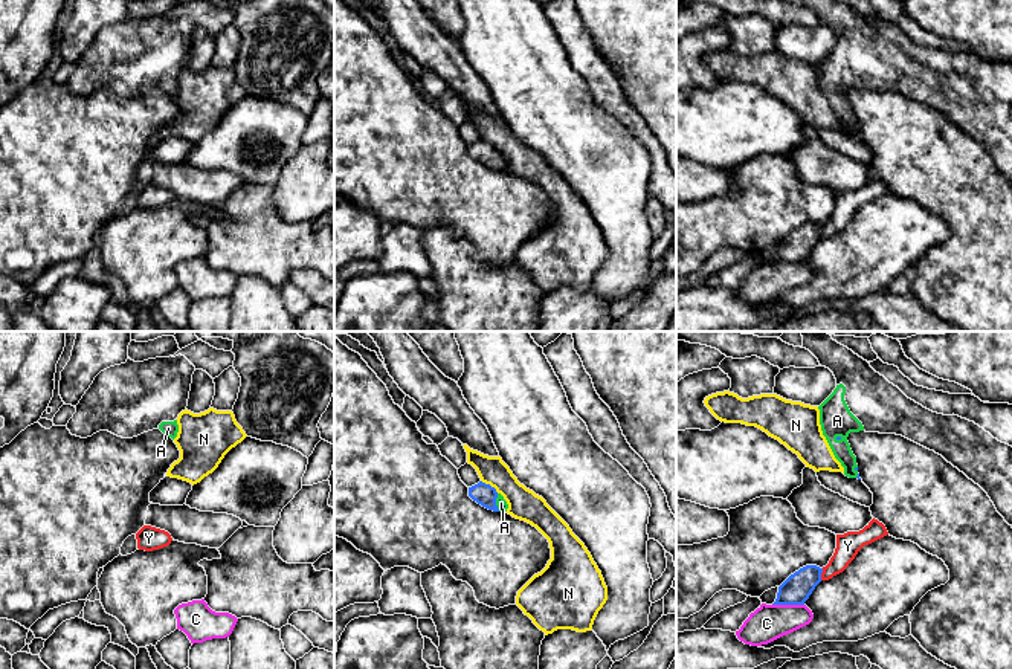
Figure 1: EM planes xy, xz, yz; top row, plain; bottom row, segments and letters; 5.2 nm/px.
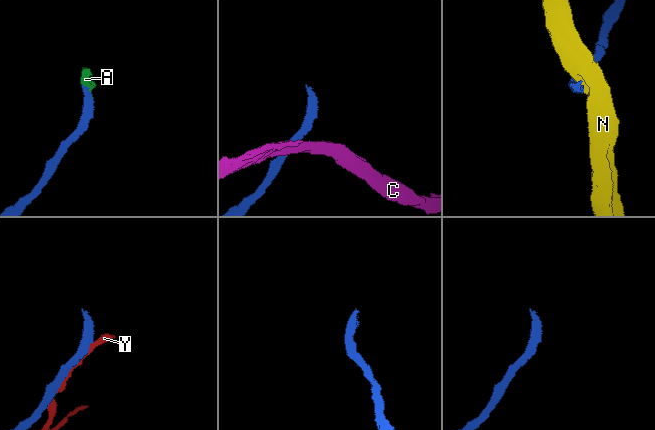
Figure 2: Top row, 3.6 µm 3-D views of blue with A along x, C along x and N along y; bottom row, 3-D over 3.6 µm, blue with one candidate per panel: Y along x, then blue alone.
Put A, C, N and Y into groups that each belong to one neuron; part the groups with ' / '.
A / C / N / Y

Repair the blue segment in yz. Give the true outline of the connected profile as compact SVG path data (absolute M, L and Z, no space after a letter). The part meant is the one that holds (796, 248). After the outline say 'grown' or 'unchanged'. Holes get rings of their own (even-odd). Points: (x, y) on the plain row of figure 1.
M806 223L791 232L780 244L772 263L804 263L815 244L821 240L823 226Z | unchanged

